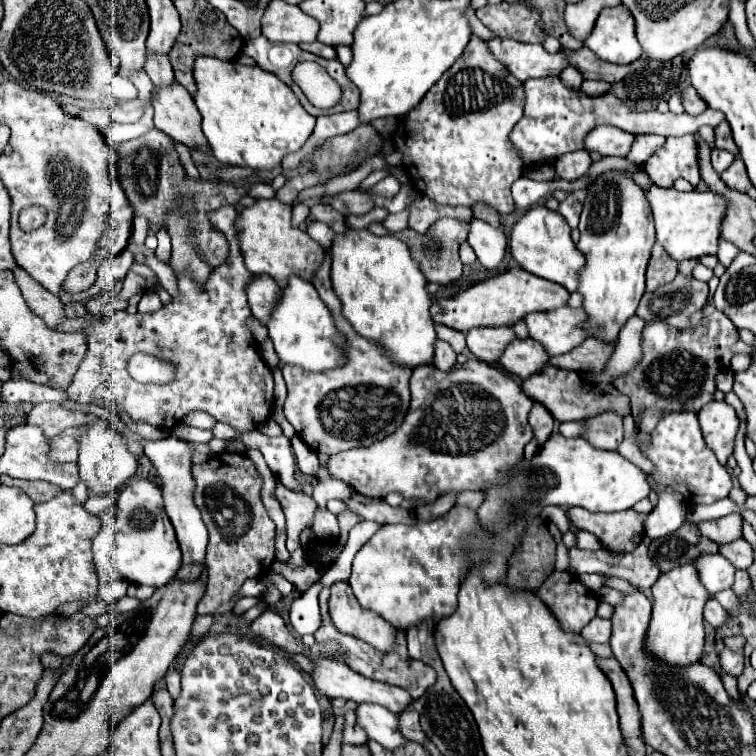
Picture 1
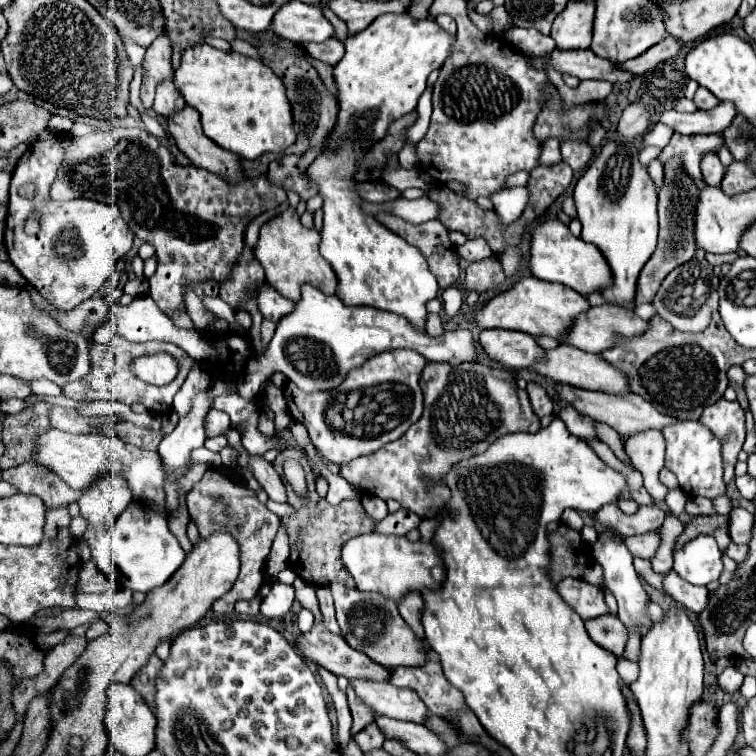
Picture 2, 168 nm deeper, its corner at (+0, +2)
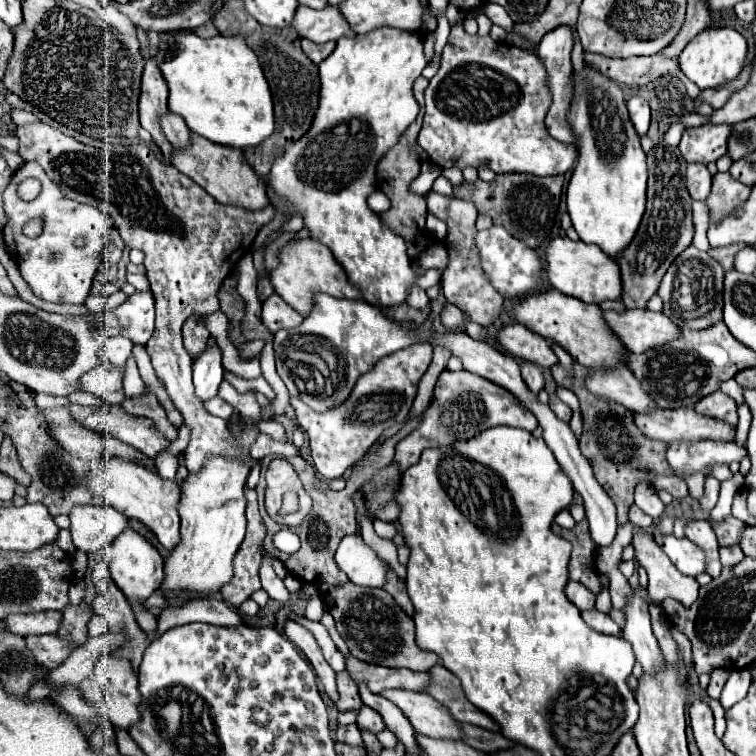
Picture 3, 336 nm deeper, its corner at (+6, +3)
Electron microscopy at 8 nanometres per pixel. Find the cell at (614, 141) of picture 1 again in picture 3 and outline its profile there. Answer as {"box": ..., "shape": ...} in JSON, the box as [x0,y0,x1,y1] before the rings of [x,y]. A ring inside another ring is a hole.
{"box":[628,96,650,136],"shape":[[[632,96],[628,102],[628,114],[630,114],[630,120],[634,124],[634,130],[638,132],[638,136],[644,136],[648,132],[648,126],[650,126],[650,106],[644,98],[640,96]]]}

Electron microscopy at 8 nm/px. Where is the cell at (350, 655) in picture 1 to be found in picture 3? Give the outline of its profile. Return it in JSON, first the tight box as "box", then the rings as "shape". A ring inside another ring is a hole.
{"box":[426,664,498,730],"shape":[[[436,664],[430,670],[430,684],[426,686],[426,694],[430,694],[432,698],[436,698],[442,706],[448,708],[450,716],[458,722],[468,722],[486,730],[498,730],[498,726],[492,722],[490,726],[490,718],[486,718],[486,714],[478,708],[472,706],[470,710],[470,702],[466,700],[460,680],[450,674],[444,666]]]}

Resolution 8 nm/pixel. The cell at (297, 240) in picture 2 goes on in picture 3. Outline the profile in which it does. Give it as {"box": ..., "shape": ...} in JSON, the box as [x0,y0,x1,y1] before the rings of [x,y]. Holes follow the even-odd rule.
{"box":[270,238,362,316],"shape":[[[302,238],[302,240],[286,242],[282,246],[282,250],[278,252],[278,266],[274,270],[270,270],[270,282],[274,286],[274,292],[286,304],[290,304],[294,310],[298,310],[302,316],[310,314],[312,296],[316,292],[326,292],[334,298],[354,298],[354,300],[362,298],[360,290],[348,282],[344,270],[334,260],[330,248],[326,248],[324,244],[320,244],[314,238]]]}

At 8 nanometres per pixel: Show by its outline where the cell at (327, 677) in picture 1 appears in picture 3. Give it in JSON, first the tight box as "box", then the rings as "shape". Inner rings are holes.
{"box":[380,688,460,740],"shape":[[[394,688],[382,690],[380,696],[396,704],[418,734],[426,734],[430,738],[460,740],[456,720],[452,720],[450,714],[446,714],[446,708],[438,706],[438,702],[434,702],[434,698],[430,698],[428,694]]]}

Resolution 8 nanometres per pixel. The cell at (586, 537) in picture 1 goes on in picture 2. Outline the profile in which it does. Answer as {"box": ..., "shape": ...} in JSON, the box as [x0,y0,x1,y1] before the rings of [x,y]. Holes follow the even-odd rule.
{"box":[624,531,660,559],"shape":[[[650,531],[650,535],[632,535],[632,537],[624,537],[626,547],[630,549],[632,555],[638,555],[642,559],[652,559],[654,553],[660,547],[660,533],[658,531]]]}

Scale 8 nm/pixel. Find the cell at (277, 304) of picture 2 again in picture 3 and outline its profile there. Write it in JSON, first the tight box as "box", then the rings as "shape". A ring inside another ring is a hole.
{"box":[262,294,302,332],"shape":[[[272,294],[262,304],[262,322],[272,332],[278,332],[282,328],[298,326],[302,322],[302,316],[294,308],[290,308],[278,294]]]}

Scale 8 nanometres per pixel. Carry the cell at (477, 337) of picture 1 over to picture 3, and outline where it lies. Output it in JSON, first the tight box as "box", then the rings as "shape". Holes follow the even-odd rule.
{"box":[496,324,558,368],"shape":[[[508,324],[500,328],[496,340],[506,350],[506,354],[524,362],[538,364],[540,368],[552,368],[558,362],[548,340],[542,340],[542,336],[526,330],[522,324]]]}

